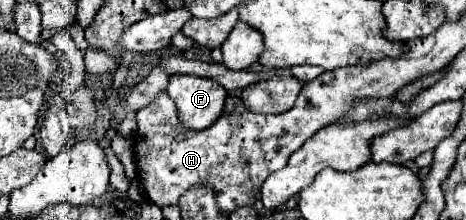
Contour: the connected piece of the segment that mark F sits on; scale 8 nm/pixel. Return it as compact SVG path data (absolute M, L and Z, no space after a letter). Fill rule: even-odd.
M172 75L168 95L174 99L184 127L196 131L210 127L222 115L228 97L222 85L198 75Z

